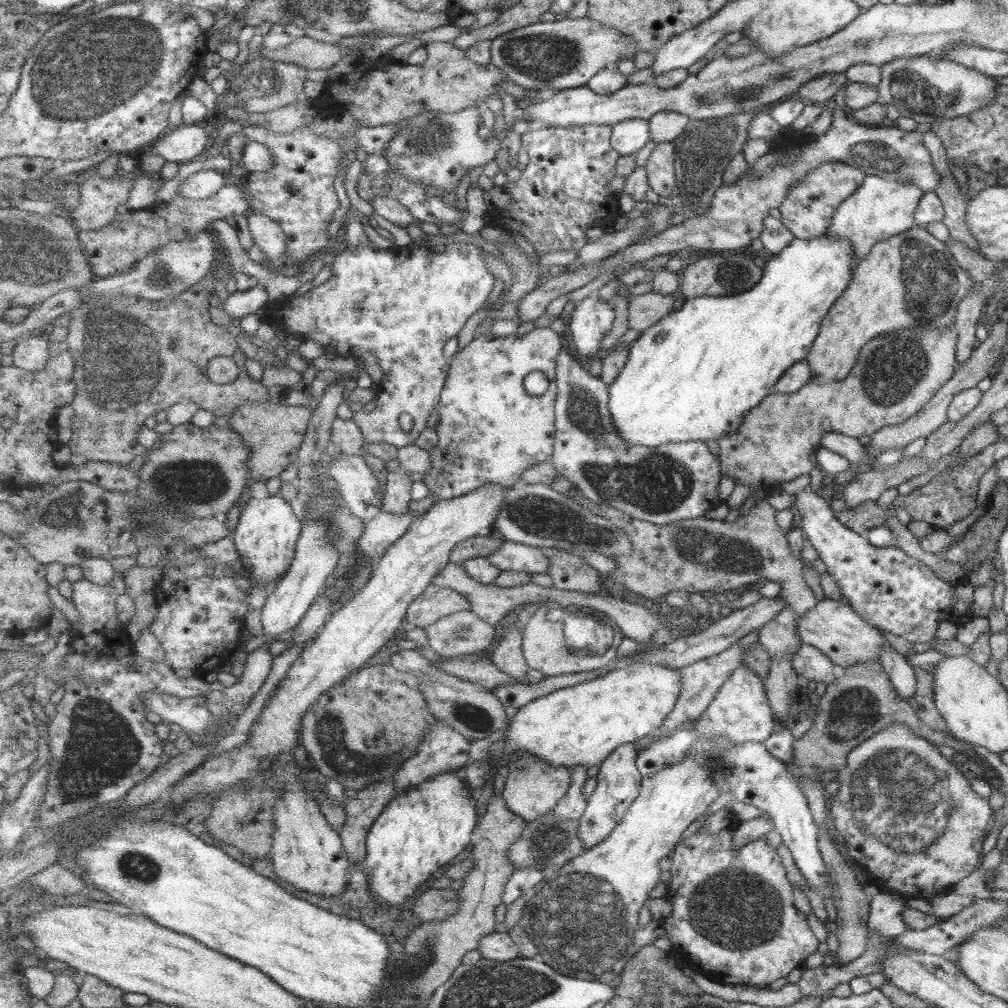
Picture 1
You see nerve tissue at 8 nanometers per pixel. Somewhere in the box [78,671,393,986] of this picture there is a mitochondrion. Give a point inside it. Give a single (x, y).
(138, 866)

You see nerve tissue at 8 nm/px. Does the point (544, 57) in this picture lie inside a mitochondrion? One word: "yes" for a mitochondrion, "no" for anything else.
yes

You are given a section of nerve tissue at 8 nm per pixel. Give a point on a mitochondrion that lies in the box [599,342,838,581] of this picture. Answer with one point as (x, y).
(715, 550)

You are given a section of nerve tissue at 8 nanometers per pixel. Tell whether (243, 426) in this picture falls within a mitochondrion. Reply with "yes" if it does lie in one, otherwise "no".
no

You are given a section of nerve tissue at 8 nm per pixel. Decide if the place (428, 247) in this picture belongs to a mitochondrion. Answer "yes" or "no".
no

